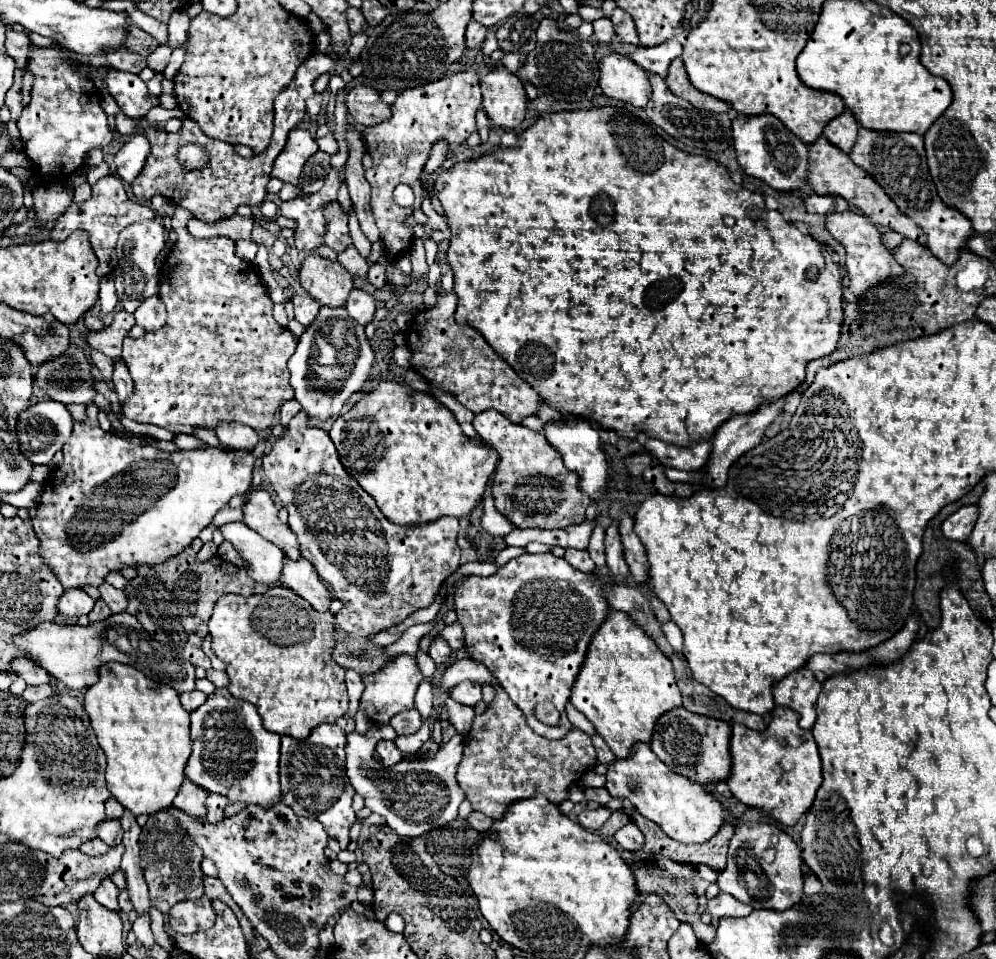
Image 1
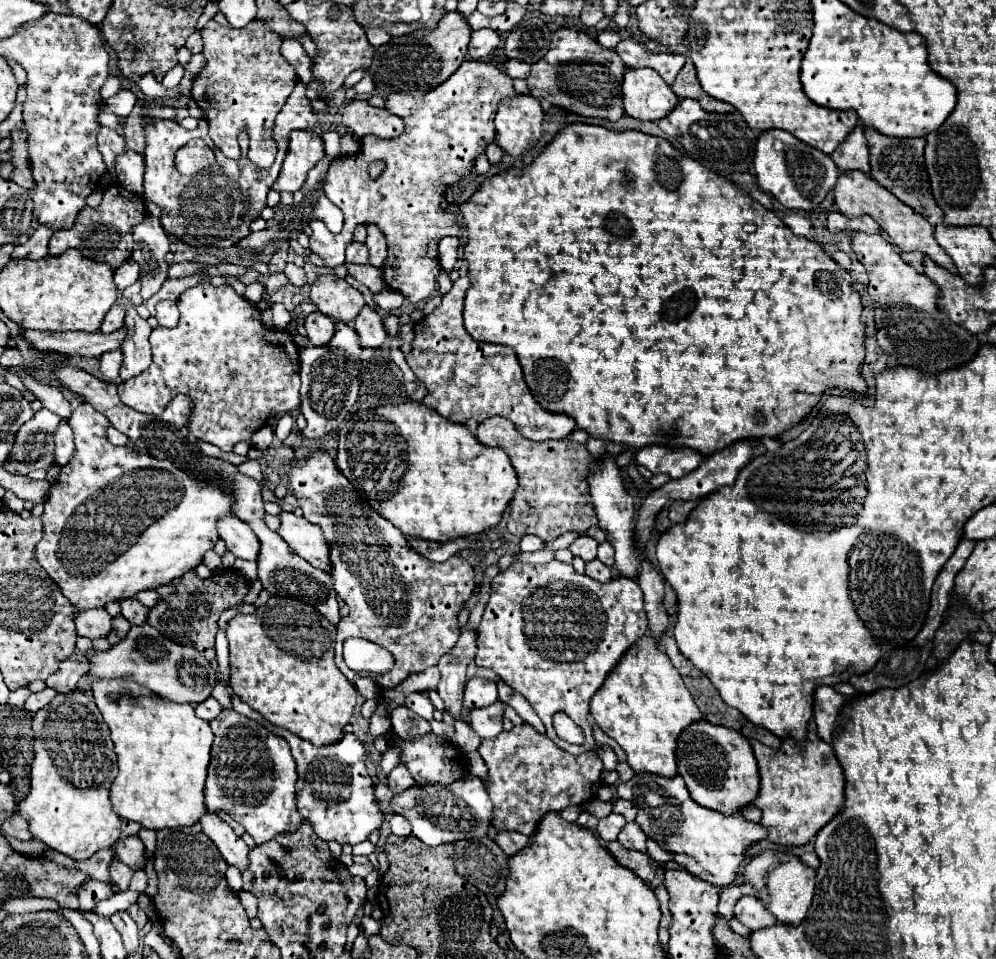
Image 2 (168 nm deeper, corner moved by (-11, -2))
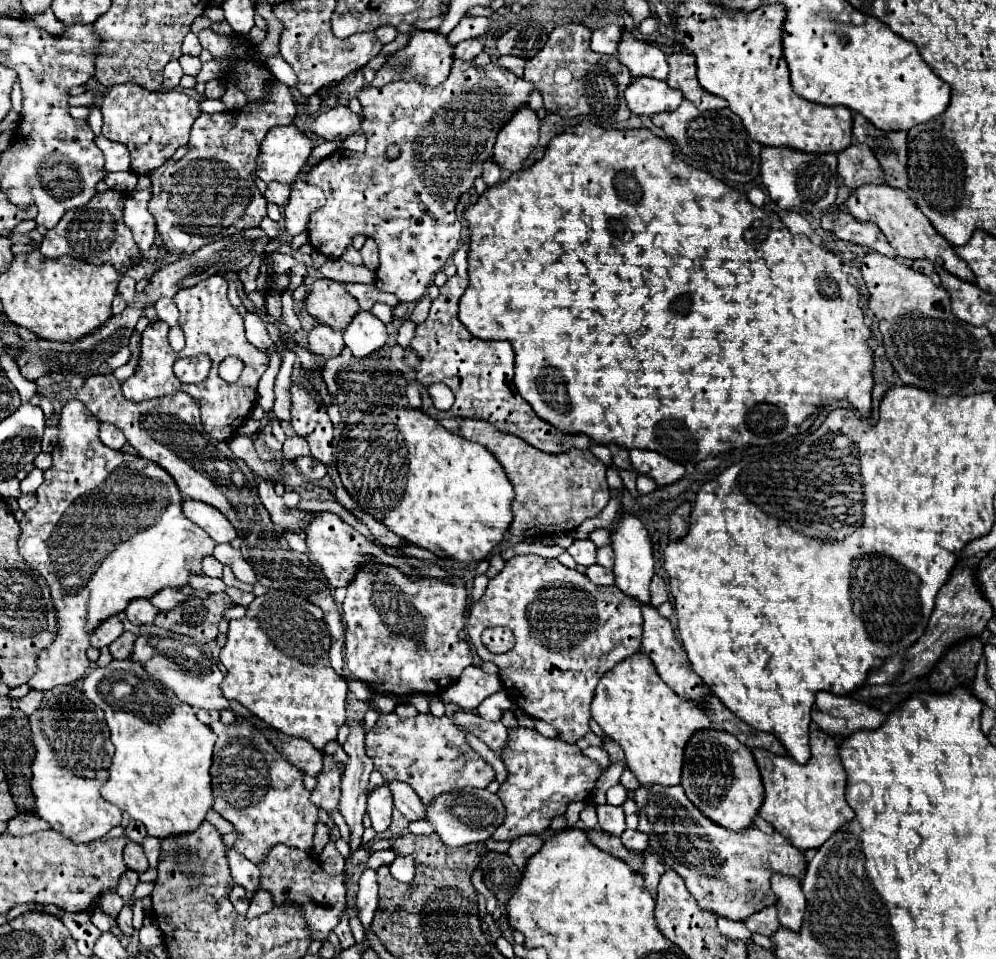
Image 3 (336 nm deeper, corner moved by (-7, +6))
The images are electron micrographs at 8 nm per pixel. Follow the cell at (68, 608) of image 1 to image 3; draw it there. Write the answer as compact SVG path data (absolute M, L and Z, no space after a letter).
M113 616L111 620L105 620L105 622L97 628L97 632L93 632L93 636L91 636L91 646L101 650L101 648L109 646L113 640L117 640L121 634L123 634L123 622L121 622L117 616Z

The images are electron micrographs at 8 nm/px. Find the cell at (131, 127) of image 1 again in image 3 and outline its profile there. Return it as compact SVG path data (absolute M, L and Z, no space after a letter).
M86 91L77 96L71 96L69 98L69 105L70 106L89 106L94 104L95 102L95 94L91 91Z

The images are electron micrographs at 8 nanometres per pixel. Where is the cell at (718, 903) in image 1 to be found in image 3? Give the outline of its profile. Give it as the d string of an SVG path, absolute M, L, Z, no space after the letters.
M777 906L765 908L763 912L757 912L757 916L751 916L745 924L753 934L763 934L763 936L773 936L779 930L779 918L777 918Z

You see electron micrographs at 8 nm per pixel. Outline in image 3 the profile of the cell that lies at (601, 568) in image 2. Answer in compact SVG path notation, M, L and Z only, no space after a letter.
M593 564L591 568L587 568L585 574L589 576L589 580L593 584L599 584L599 586L611 586L615 582L613 572L607 570L607 568L603 568L603 566L599 566L599 564Z

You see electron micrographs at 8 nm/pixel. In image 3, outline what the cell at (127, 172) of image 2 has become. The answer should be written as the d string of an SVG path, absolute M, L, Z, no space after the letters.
M95 136L95 144L105 156L105 170L107 172L125 172L129 170L129 152L121 144L115 144L103 136Z

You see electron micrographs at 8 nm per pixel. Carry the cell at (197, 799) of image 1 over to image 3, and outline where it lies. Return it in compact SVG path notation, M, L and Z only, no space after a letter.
M229 848L227 852L227 860L229 860L229 868L233 874L233 880L245 888L247 892L247 900L251 902L251 898L255 896L257 890L261 890L261 872L255 864L247 862L247 858L239 856L239 852L235 852L235 848Z

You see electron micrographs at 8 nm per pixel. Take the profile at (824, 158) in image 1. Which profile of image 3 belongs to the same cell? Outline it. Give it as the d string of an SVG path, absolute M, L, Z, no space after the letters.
M863 186L857 188L849 200L845 202L847 212L853 214L859 222L873 222L879 226L879 230L887 236L887 242L897 250L899 256L911 258L911 260L929 260L937 266L943 266L947 272L953 276L965 280L965 282L975 282L975 274L967 266L963 258L953 250L953 246L935 232L927 216L917 208L917 204L909 198L907 192L895 190L891 186Z

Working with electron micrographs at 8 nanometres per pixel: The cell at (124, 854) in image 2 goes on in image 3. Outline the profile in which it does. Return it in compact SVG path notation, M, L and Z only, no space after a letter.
M129 842L127 848L125 848L125 864L129 866L129 870L135 870L137 874L145 872L149 868L149 862L145 858L145 852L139 844L135 842Z

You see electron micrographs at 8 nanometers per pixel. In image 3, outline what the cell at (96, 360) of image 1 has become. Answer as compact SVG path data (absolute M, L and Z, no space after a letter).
M123 346L119 352L115 352L115 354L107 360L107 364L115 370L115 368L119 368L119 366L127 364L127 362L129 362L129 358L131 358L131 350L129 350L127 346Z

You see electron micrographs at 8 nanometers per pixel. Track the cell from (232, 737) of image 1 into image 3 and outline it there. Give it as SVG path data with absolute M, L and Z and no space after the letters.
M237 720L235 724L227 726L223 722L211 724L211 730L217 734L217 744L213 752L213 766L211 766L211 778L213 778L213 796L215 804L213 810L221 814L227 822L233 824L235 832L241 836L235 842L235 848L239 854L243 854L253 864L263 864L267 852L275 844L285 844L291 848L307 850L313 842L315 822L317 822L317 806L311 802L311 792L303 786L303 774L297 768L291 768L263 736L259 736L259 730L251 728L245 720Z

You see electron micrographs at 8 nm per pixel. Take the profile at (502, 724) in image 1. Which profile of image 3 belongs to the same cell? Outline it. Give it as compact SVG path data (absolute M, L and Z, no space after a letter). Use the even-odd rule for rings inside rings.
M529 728L509 730L507 748L501 756L509 770L509 778L505 784L501 784L497 792L497 796L503 800L507 808L507 820L503 822L503 828L495 830L493 840L511 842L513 838L525 834L541 834L549 828L555 816L565 814L571 802L587 800L591 796L595 782L601 776L601 770L597 762L577 754L579 750L575 748L577 746L567 746L557 738L545 738L537 730L529 730ZM559 752L569 752L567 756L571 756L571 770L569 770L571 784L559 784Z

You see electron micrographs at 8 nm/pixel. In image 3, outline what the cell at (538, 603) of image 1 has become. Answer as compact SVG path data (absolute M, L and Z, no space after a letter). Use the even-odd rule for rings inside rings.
M521 554L507 560L505 568L489 580L489 586L481 600L471 606L467 618L469 642L481 660L495 662L499 666L499 678L509 692L511 700L531 718L545 720L561 732L561 740L575 744L589 732L589 706L601 676L613 670L615 664L637 654L641 650L641 606L623 596L615 586L597 586L585 574L565 568L557 560L545 560L537 554ZM489 626L505 626L515 636L515 648L507 654L491 654L483 642L481 632Z

